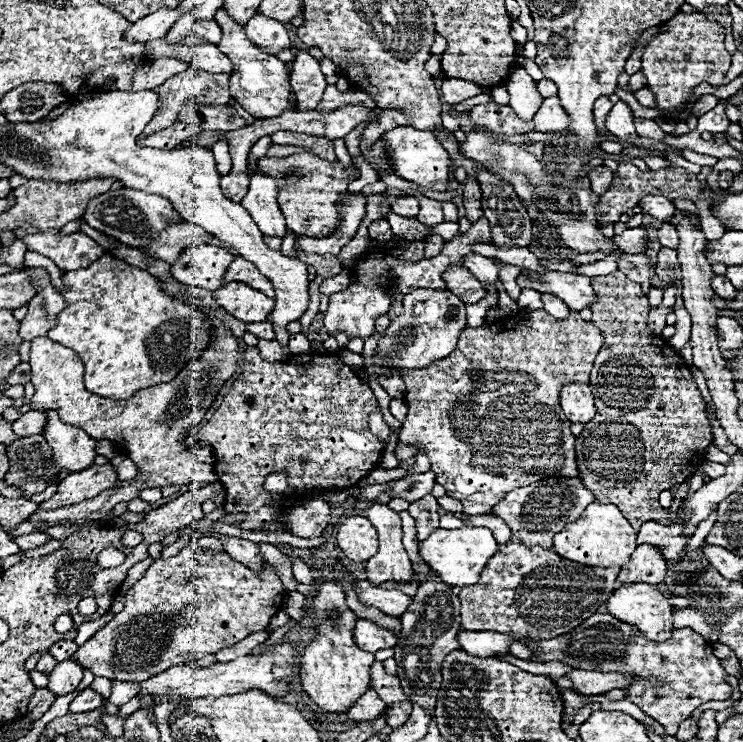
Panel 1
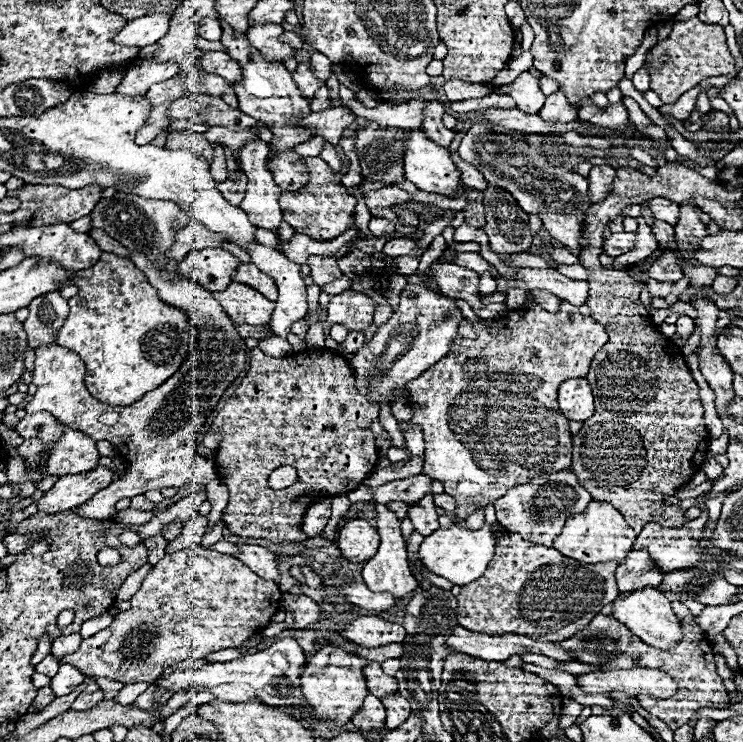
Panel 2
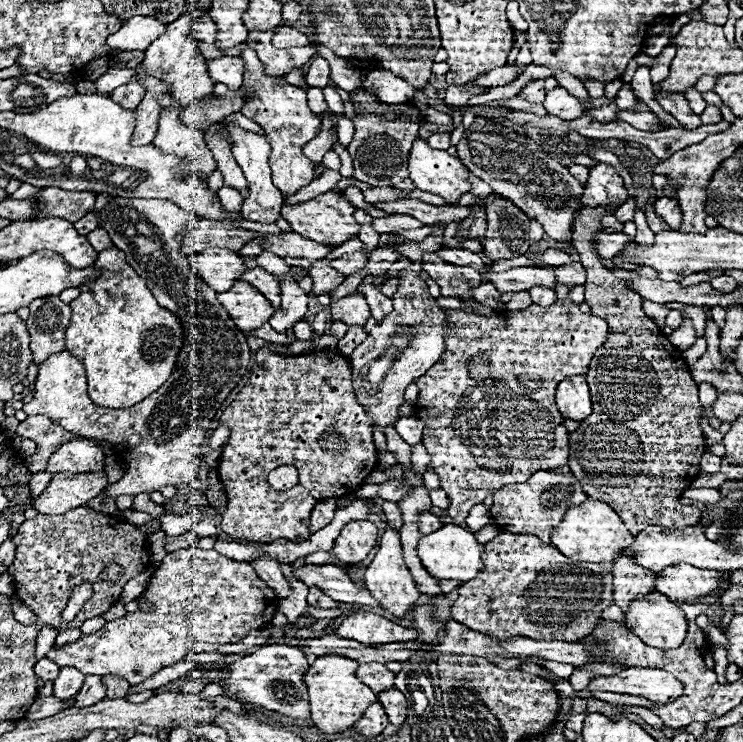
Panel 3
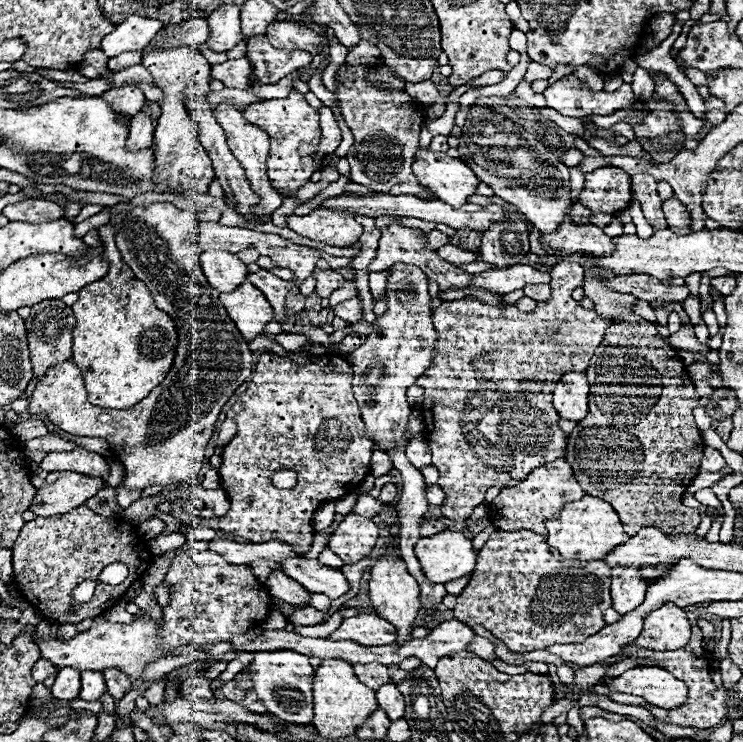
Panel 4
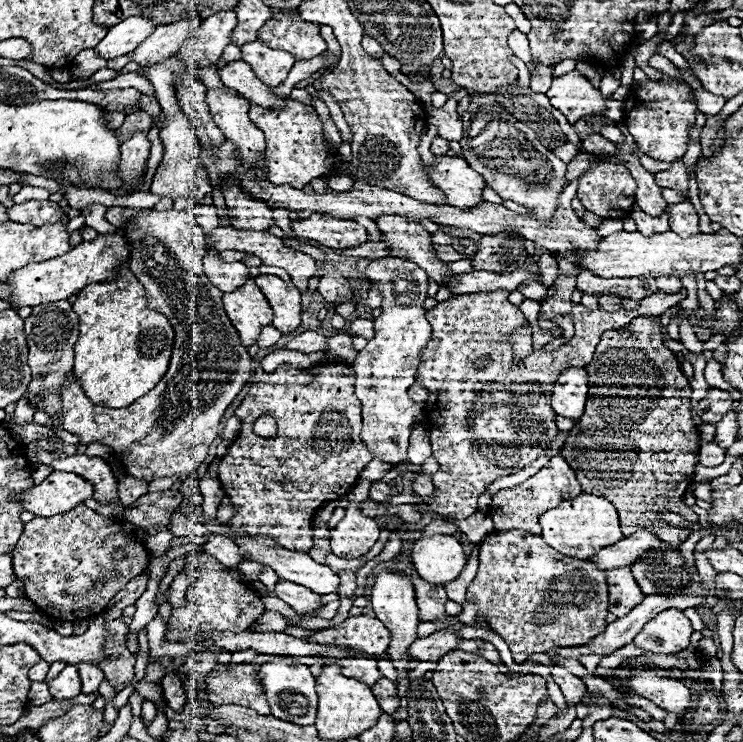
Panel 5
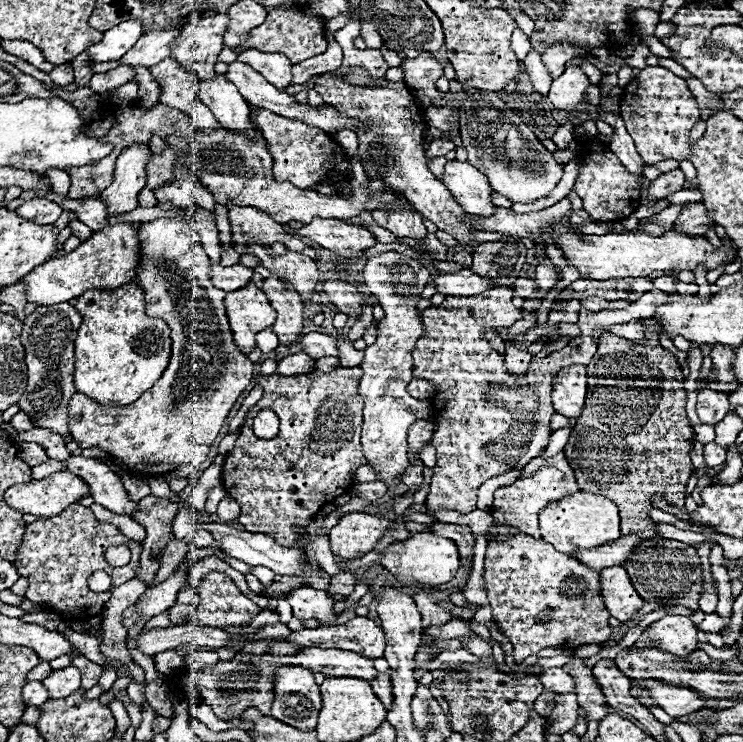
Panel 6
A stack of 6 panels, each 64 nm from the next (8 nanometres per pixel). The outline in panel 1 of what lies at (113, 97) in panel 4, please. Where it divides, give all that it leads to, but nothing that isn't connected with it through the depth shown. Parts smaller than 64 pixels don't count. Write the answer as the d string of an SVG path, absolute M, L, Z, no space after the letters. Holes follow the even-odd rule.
M160 58L160 60L154 60L144 70L136 70L132 90L138 90L138 88L152 90L152 88L160 86L168 76L178 74L184 68L188 68L188 64L182 62L182 60L176 60L176 58Z

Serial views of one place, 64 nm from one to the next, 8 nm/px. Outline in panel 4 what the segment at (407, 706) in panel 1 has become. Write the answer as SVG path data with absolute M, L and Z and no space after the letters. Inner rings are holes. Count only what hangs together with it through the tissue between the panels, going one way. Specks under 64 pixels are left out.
M384 684L380 686L380 690L376 690L376 698L382 710L386 710L386 714L390 716L392 722L404 718L404 696L398 692L396 684Z

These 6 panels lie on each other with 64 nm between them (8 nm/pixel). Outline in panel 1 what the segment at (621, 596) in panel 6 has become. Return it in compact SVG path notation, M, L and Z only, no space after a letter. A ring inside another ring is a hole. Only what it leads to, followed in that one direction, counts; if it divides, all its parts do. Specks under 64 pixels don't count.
M640 544L634 554L630 564L620 568L618 582L628 584L628 582L648 582L648 584L660 584L666 576L666 560L664 554L652 546L652 544Z

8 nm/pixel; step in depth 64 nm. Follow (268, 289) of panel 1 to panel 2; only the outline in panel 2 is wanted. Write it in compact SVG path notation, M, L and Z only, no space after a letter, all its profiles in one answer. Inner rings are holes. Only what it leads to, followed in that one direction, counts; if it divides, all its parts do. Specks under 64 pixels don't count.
M240 264L234 274L232 274L232 282L244 282L256 290L260 290L260 294L264 294L266 298L276 300L278 292L276 292L276 284L272 282L270 276L266 276L264 272L260 272L254 264Z

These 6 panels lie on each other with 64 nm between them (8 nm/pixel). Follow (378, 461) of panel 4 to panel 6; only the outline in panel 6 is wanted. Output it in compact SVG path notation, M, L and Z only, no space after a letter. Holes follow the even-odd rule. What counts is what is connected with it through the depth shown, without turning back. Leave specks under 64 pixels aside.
M364 464L364 466L360 466L360 468L356 470L356 478L354 478L354 480L356 480L356 482L374 482L374 480L380 480L380 476L374 474L374 466Z

